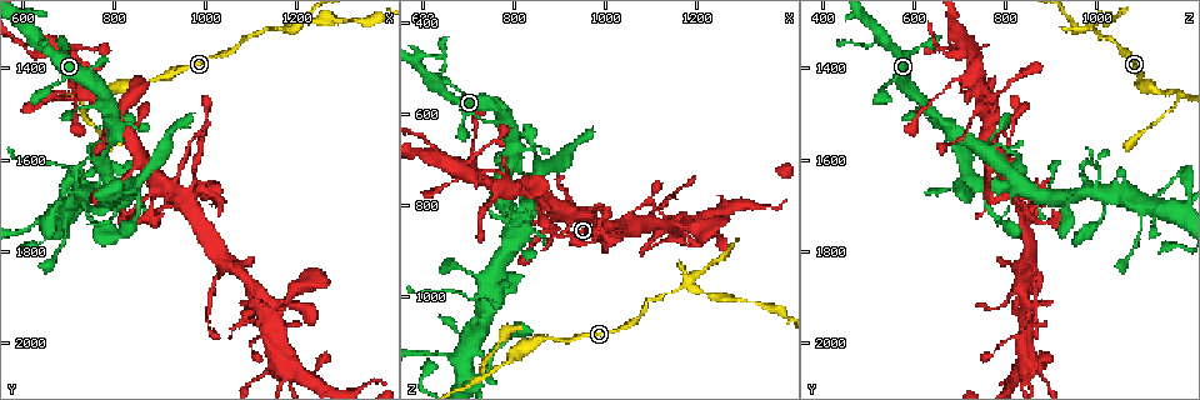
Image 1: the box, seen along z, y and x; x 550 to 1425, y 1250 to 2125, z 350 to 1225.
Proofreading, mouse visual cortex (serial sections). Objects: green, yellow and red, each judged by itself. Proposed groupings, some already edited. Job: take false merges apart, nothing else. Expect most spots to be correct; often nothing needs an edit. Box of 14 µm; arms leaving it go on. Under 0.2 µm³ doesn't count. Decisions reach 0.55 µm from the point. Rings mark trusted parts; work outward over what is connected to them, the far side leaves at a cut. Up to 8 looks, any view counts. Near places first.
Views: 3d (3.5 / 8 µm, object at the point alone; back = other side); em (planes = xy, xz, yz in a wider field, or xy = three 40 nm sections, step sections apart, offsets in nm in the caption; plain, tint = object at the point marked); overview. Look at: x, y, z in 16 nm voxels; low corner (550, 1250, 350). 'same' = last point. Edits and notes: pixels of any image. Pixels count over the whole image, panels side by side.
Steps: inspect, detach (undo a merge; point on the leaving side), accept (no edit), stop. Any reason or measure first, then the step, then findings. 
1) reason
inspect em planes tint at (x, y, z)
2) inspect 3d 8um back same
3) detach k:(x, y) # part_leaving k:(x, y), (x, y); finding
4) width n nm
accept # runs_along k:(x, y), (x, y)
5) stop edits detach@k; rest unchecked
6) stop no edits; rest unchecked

three-way junction
inspect 3d 3.5um at (1175, 1310, 980)

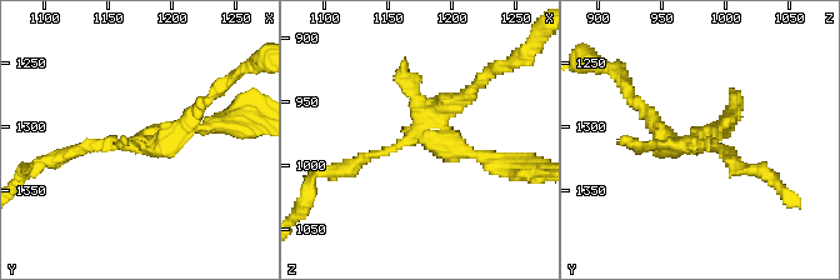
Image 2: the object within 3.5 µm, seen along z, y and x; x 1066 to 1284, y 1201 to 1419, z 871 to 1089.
inspect em planes tint at (1172, 1312, 976)

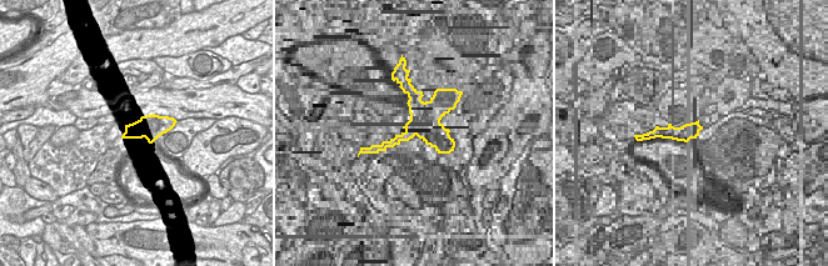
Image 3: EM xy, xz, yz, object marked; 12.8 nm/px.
detach 2:(629, 143) # two cells meet here

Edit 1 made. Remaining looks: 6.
see it whole again
inspect overview

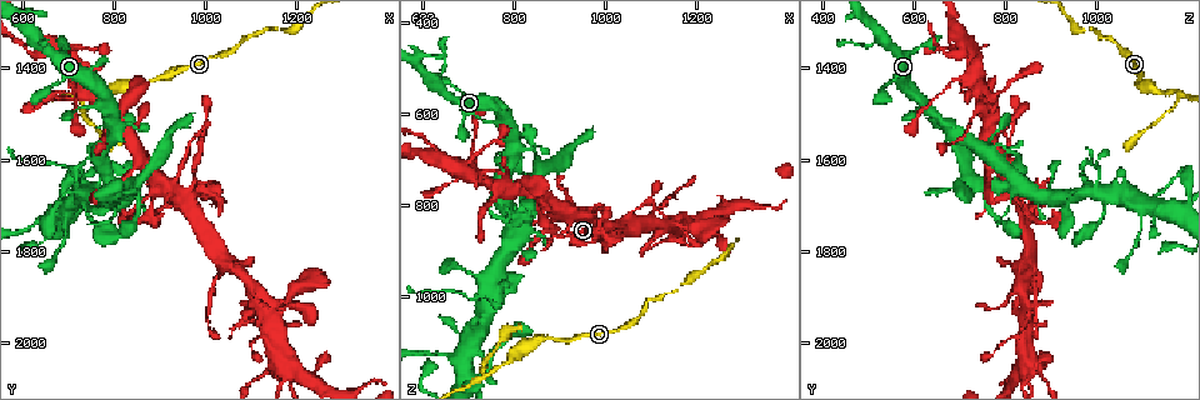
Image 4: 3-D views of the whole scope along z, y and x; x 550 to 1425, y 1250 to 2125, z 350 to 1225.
abrupt turn
inspect 3d 3.5um at (750, 1455, 1175)

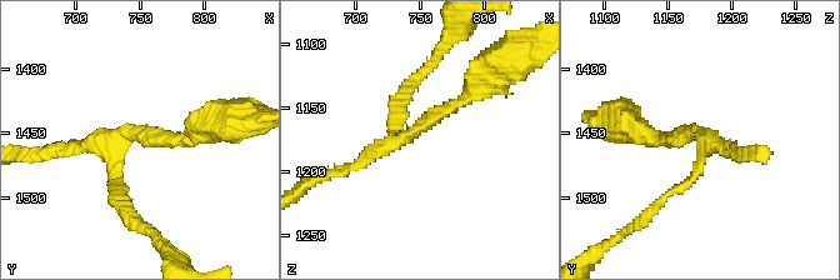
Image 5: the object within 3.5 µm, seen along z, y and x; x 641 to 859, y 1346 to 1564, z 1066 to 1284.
now the EM
inspect em xy step 3 tint at (742, 1452, 1172)

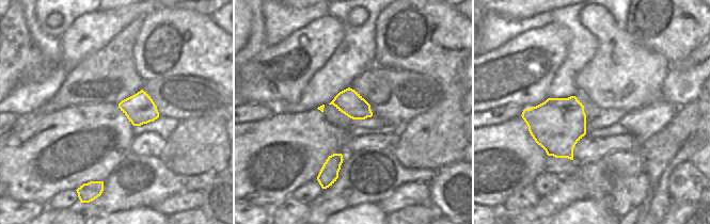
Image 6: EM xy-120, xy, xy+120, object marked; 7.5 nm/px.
inspect em xy step 5 tint same

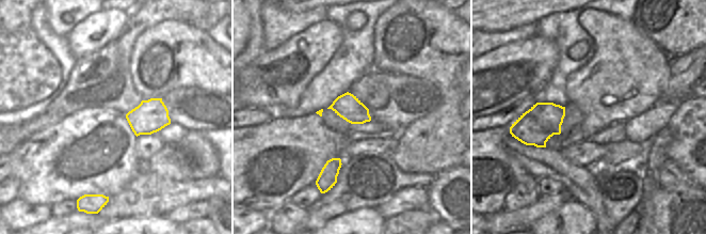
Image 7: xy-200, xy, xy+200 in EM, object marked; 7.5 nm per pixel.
width 190 nm
accept # runs_along 5:(200, 133), (128, 136), (116, 194); continuous, no second cell

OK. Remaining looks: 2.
thin neck
inspect 3d 3.5um at (1150, 1940, 840)

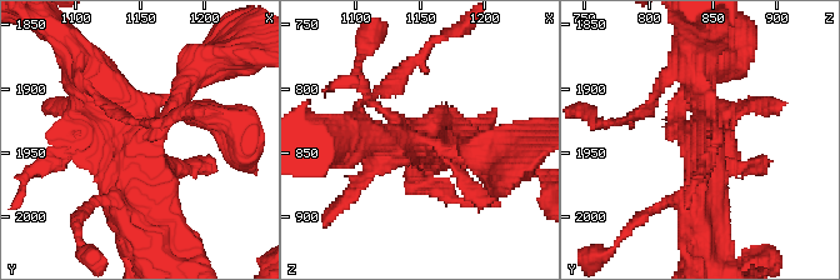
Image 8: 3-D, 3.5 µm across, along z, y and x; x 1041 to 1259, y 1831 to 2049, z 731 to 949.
now the EM
inspect em xy step 1 tint at (1144, 1940, 842)

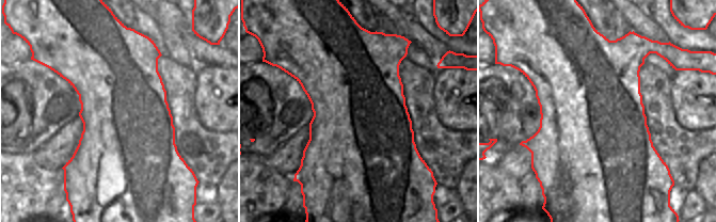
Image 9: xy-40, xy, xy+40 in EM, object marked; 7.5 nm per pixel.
accept # runs_along 8:(88, 69), (134, 138), (149, 223); all the same cell

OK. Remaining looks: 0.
stop edits detach@2; rest unchecked

